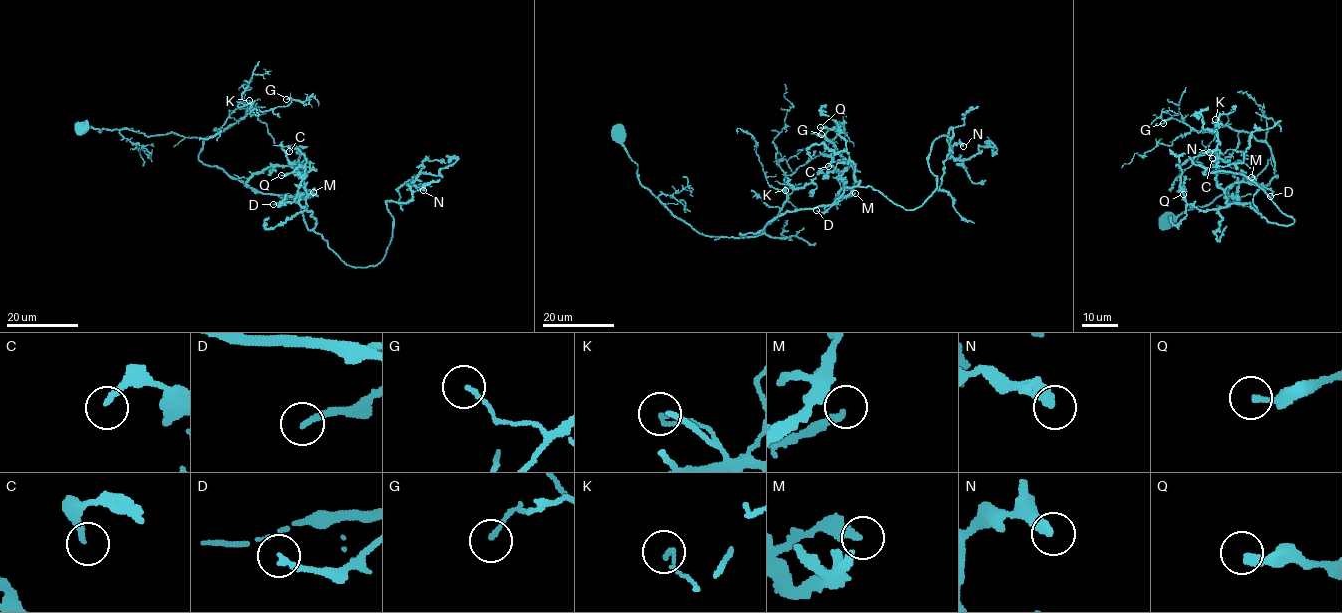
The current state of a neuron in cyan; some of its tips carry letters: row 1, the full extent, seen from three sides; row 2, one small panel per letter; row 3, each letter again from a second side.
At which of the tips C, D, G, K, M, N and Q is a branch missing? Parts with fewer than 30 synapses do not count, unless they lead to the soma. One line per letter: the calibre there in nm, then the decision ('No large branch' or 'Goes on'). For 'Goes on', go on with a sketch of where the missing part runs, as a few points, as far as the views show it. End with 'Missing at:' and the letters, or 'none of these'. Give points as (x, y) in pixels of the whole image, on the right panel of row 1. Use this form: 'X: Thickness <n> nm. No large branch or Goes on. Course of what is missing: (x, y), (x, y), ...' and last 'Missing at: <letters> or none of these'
C: Thickness 190 nm. No large branch
D: Thickness 190 nm. No large branch
G: Thickness 130 nm. No large branch
K: Thickness 150 nm. No large branch
M: Thickness 260 nm. No large branch
N: Thickness 360 nm. No large branch
Q: Thickness 240 nm. No large branch
Missing at: none of these

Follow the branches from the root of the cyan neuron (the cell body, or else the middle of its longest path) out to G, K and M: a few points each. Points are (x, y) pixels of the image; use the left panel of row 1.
G: (82, 127), (208, 138), (231, 127), (249, 107), (267, 111), (296, 100), (286, 99)
K: (82, 127), (208, 138), (246, 115), (253, 107), (249, 100)
M: (82, 127), (200, 138), (199, 160), (259, 192), (291, 197), (313, 192)

